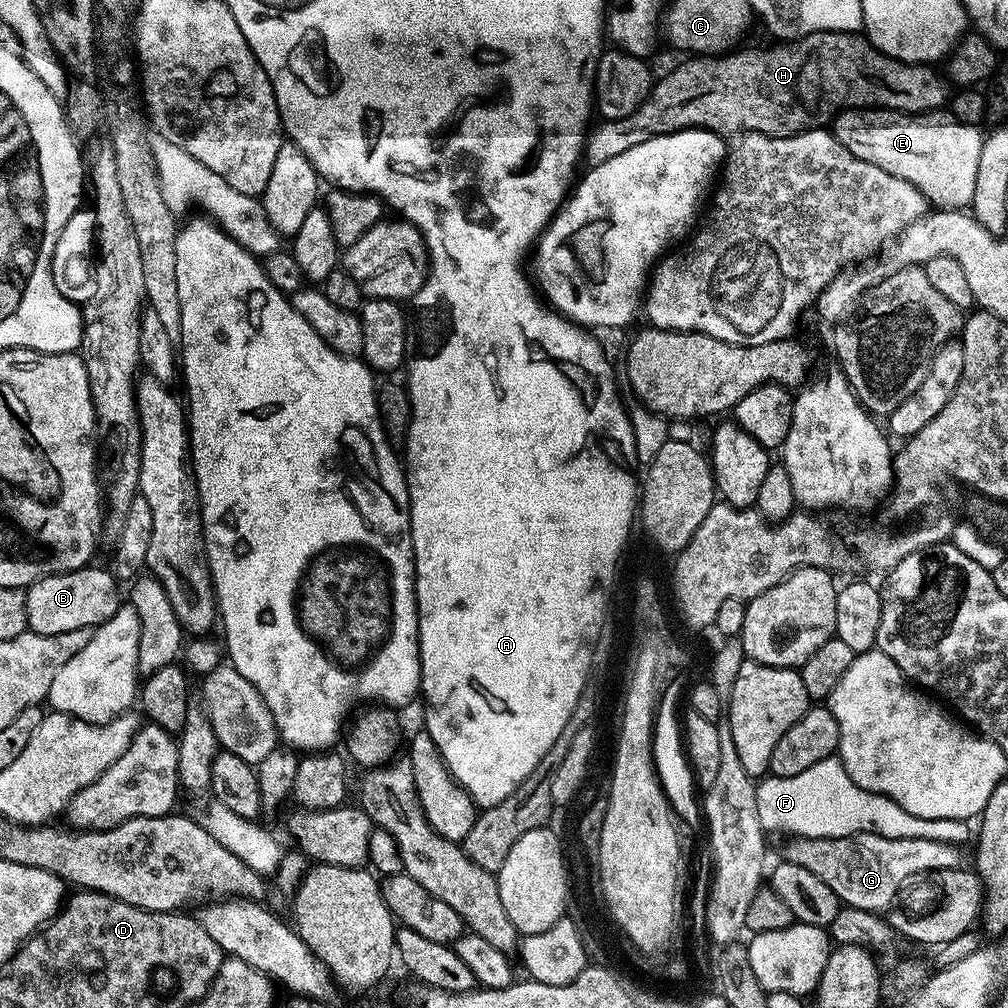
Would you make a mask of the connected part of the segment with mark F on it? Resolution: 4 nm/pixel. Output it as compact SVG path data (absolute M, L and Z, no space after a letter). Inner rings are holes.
M836 756L793 776L765 775L756 785L758 818L765 833L784 832L792 828L792 836L805 840L830 839L852 832L873 832L886 838L945 839L943 820L927 820L912 816L898 802L870 790L862 790L846 774L844 764Z

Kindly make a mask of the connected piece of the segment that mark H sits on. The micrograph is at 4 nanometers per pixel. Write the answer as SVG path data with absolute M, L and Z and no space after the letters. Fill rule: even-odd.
M812 32L808 35L802 35L795 42L784 42L778 47L781 48L748 48L745 52L729 51L727 54L712 55L704 54L699 58L688 58L685 64L680 64L673 70L669 76L664 76L655 81L652 85L652 91L634 110L634 114L626 114L626 118L617 120L601 119L600 125L593 127L586 137L586 160L589 165L601 164L606 162L606 158L614 158L614 154L620 154L622 150L628 150L630 146L638 146L638 142L646 142L655 136L661 136L667 132L680 132L684 128L704 128L707 132L716 132L719 136L725 138L735 137L737 134L746 132L764 132L768 136L786 136L793 132L801 131L813 123L815 116L824 116L827 112L831 114L839 113L849 106L875 106L878 108L887 108L893 112L906 112L909 114L932 114L949 103L950 84L943 75L935 72L935 67L927 64L903 64L900 60L887 56L879 52L872 44L869 44L863 35L855 32Z

